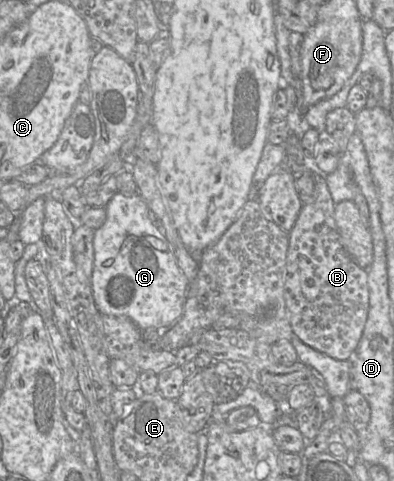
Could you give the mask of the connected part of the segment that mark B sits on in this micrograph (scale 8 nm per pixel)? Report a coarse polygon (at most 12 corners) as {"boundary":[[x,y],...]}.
{"boundary":[[323,175],[289,231],[293,334],[352,358],[369,309]]}

